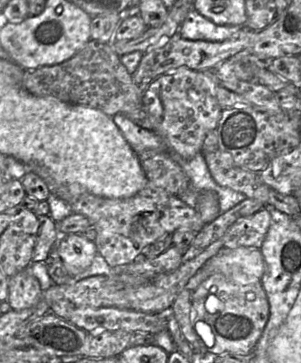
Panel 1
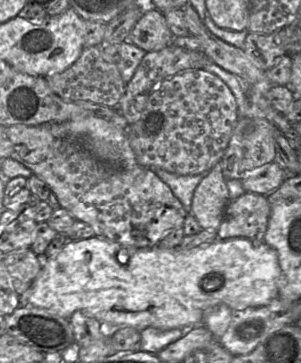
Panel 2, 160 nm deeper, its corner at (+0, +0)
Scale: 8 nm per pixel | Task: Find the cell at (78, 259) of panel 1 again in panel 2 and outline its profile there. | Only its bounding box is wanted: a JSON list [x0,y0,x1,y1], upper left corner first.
[22,236,281,336]

